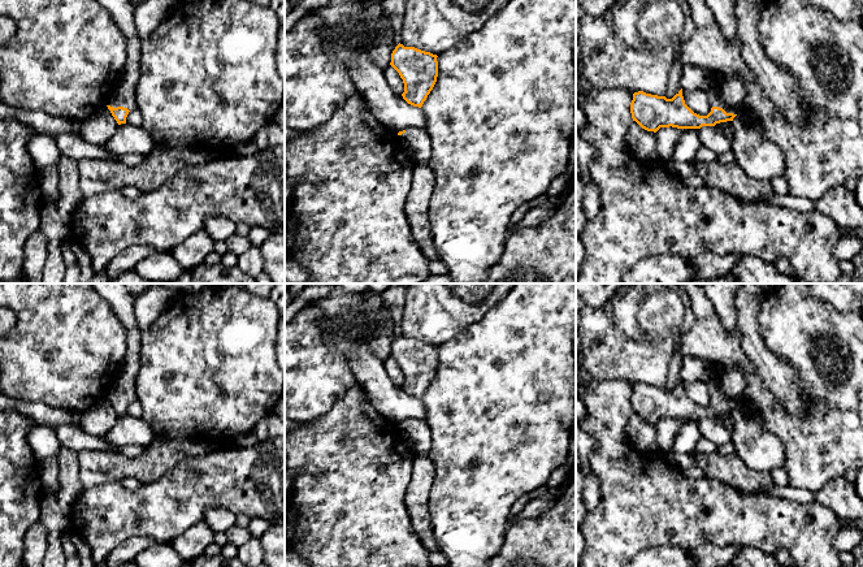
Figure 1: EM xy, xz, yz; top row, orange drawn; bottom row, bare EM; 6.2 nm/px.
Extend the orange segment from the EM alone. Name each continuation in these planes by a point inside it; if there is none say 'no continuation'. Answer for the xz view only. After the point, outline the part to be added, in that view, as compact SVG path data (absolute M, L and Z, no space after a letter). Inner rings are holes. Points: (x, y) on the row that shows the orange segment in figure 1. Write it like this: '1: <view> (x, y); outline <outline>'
1: xz (416, 143); outline M412 127L398 137L403 150L415 164L428 163L432 155L432 140L426 131L419 127Z

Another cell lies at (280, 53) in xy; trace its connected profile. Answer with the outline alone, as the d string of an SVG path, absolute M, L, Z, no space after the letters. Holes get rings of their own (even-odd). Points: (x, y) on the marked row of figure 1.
M282 26L278 33L276 66L277 66L278 75L285 81L285 26Z

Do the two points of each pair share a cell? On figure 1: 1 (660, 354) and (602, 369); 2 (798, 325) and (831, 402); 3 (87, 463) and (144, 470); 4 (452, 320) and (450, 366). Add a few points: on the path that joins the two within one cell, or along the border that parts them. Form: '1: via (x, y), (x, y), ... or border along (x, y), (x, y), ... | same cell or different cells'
1: via (646, 359), (616, 359) | same cell
2: via (814, 345), (825, 356), (825, 375), (831, 382) | same cell
3: via (102, 466), (130, 466) | same cell
4: border along (476, 321), (437, 346) | different cells

